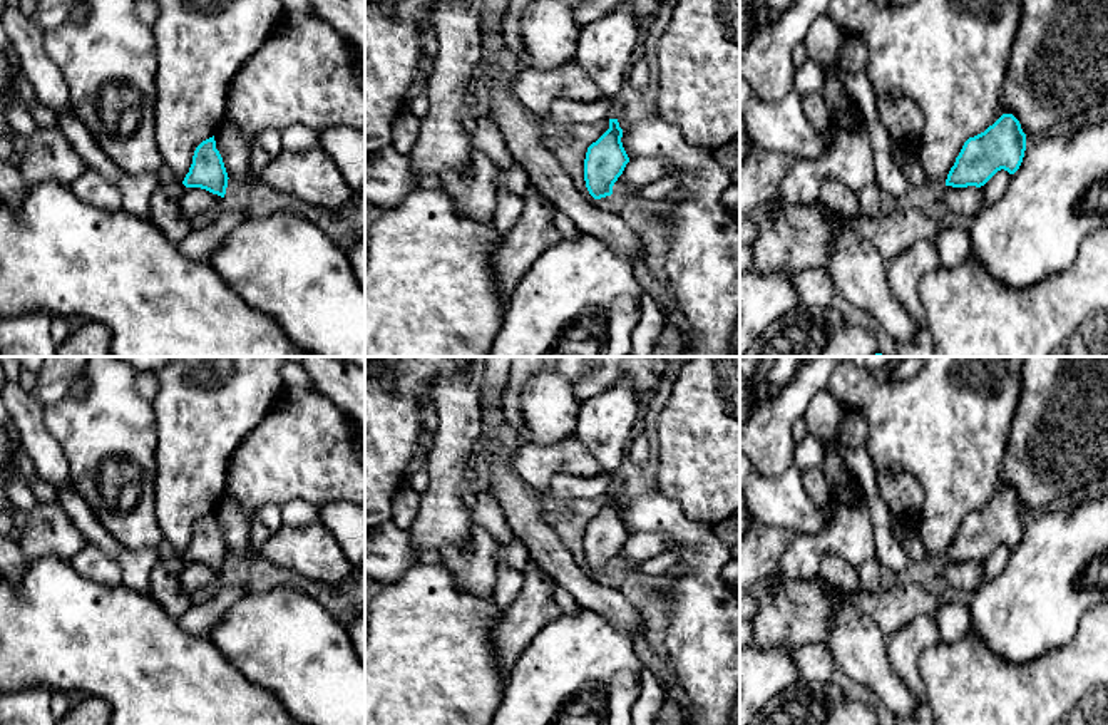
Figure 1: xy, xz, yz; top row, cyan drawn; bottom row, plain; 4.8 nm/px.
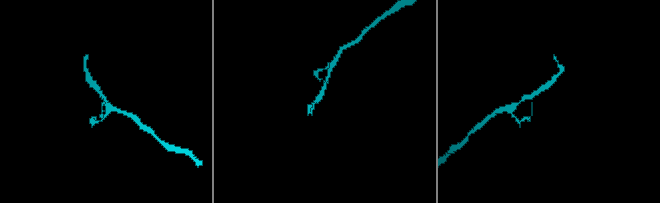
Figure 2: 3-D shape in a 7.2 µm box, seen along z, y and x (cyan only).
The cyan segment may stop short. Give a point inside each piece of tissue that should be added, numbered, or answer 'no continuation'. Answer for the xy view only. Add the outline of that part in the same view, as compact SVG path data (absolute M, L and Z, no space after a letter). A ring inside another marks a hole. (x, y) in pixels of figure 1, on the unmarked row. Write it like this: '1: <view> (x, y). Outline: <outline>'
no continuation

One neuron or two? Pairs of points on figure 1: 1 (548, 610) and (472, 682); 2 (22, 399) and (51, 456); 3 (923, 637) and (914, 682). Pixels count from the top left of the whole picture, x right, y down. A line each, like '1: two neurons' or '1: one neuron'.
1: two neurons
2: one neuron
3: one neuron

